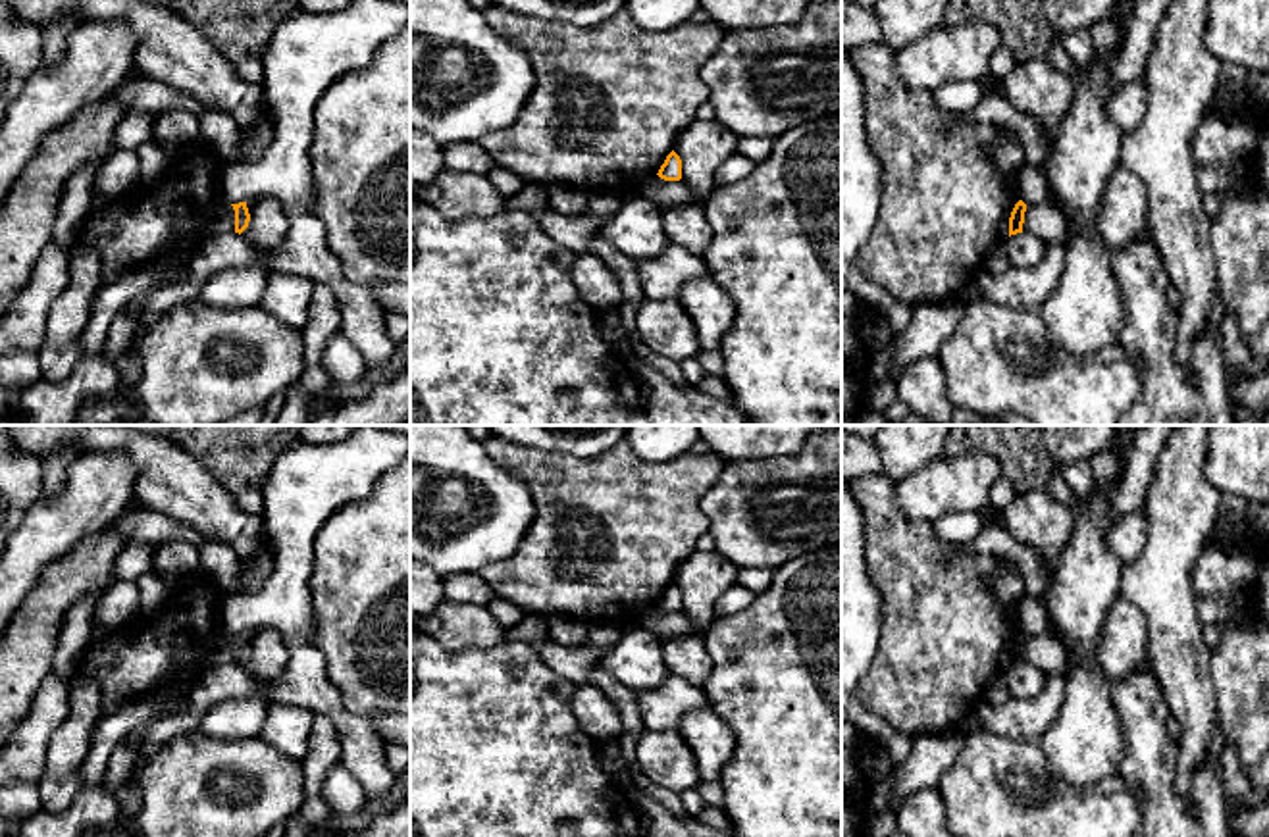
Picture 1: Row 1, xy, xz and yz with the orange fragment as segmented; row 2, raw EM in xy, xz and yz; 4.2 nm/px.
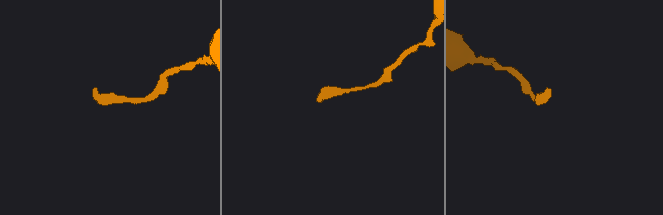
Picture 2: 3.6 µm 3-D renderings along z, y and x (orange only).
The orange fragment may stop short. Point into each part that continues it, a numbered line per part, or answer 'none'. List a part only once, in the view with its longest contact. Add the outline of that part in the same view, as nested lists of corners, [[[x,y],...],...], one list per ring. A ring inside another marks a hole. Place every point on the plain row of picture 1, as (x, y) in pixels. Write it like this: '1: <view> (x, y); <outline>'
none

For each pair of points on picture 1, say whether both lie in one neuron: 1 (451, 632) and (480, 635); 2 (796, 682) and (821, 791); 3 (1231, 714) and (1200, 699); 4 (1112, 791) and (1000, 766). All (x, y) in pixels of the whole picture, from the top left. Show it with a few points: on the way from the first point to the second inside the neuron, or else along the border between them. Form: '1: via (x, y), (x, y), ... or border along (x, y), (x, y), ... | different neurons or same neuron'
1: via (459, 632), (472, 632) | same neuron
2: via (821, 709), (821, 764) | same neuron
3: border along (1212, 664), (1217, 720) | different neurons
4: via (1085, 799), (1033, 799), (1027, 793) | same neuron

